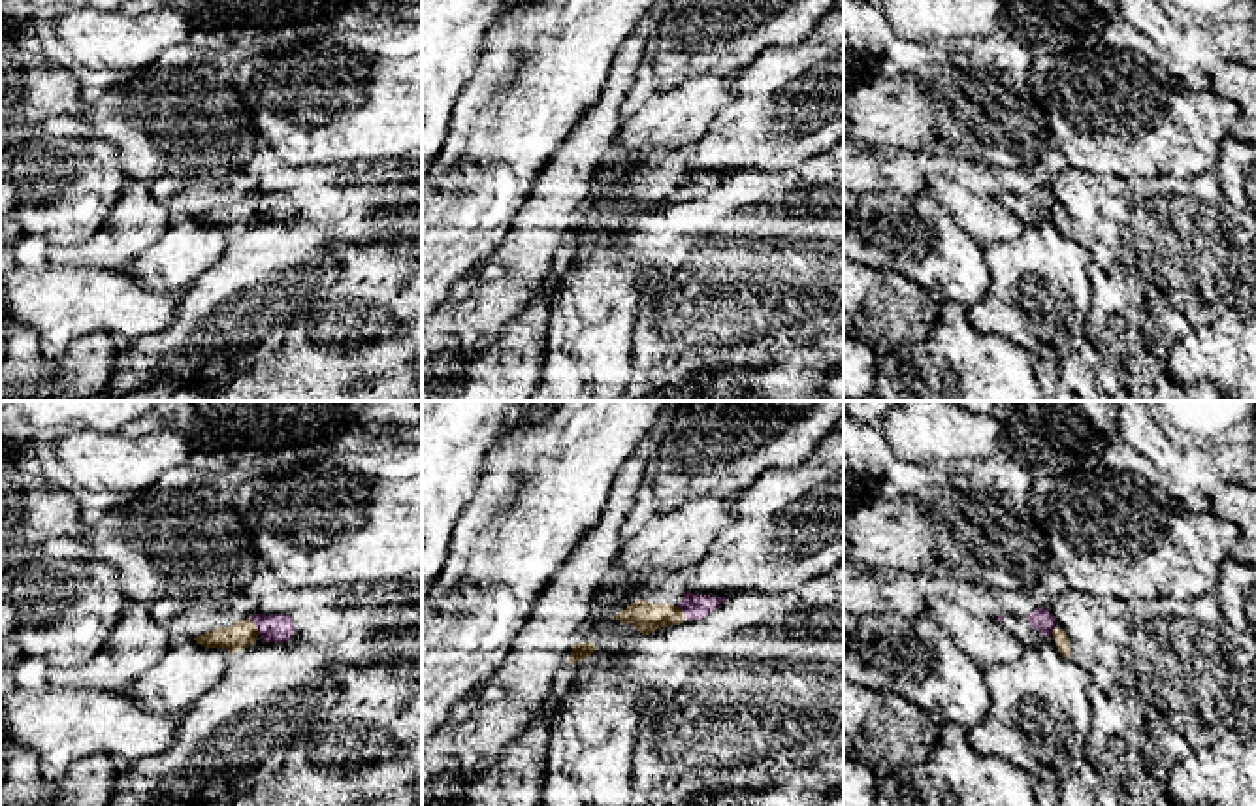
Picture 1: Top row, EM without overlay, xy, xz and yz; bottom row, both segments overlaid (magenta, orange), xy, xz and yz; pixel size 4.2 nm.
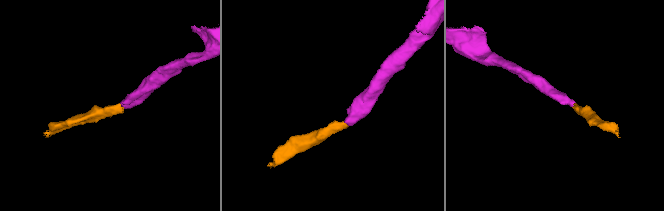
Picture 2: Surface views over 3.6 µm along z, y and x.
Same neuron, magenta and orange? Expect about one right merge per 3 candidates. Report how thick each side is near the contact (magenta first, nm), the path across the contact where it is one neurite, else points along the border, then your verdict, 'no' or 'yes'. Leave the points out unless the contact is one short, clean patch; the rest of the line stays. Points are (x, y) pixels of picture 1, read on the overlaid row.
120 nm thick on the magenta side, 120 nm on the other; runs through xy (279, 628), (257, 626), (241, 635); yes

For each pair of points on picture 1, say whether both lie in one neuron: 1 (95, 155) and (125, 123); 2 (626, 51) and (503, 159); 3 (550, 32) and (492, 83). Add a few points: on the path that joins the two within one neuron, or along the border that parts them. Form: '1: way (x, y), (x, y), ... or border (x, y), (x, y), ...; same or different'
1: border (89, 138), (108, 140), (128, 177); different
2: border (633, 29), (616, 51), (603, 93), (590, 106); different
3: way (543, 49), (509, 81); same

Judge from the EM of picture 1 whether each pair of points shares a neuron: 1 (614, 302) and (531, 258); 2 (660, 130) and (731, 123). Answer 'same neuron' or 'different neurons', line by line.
1: different neurons
2: different neurons

